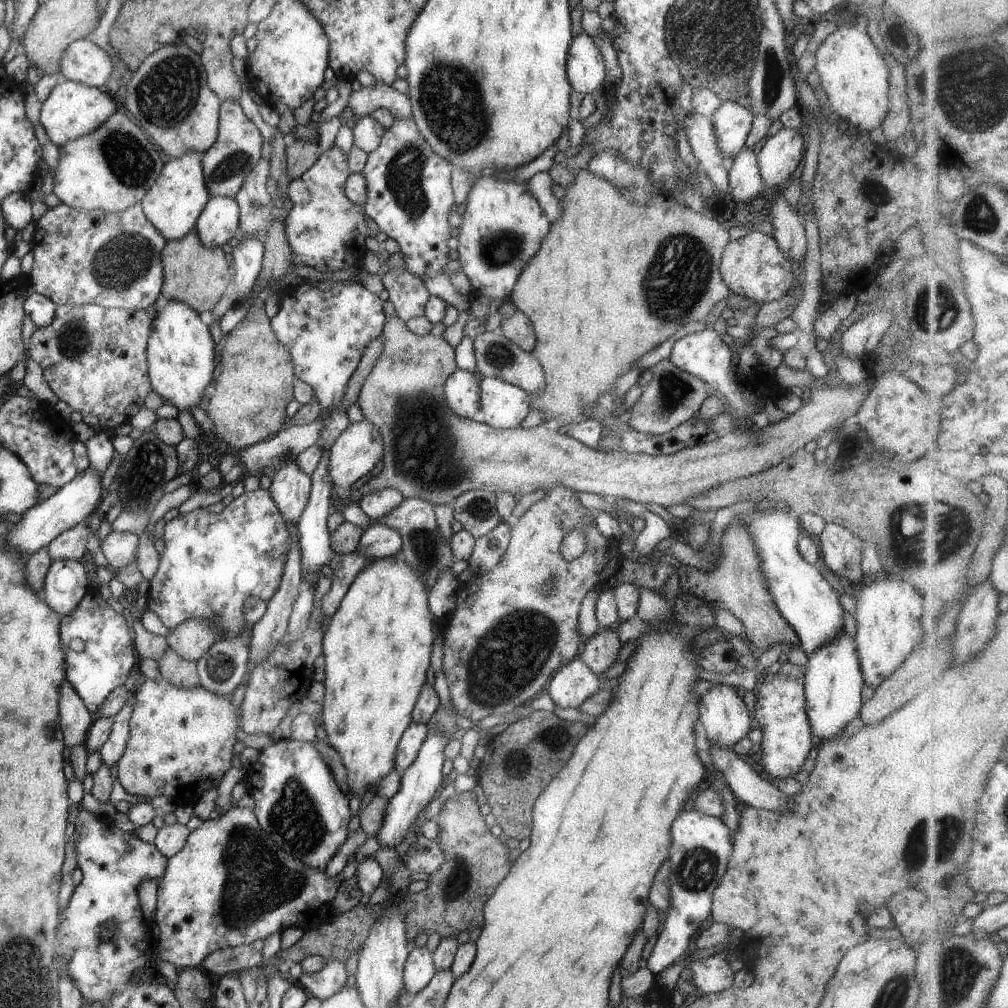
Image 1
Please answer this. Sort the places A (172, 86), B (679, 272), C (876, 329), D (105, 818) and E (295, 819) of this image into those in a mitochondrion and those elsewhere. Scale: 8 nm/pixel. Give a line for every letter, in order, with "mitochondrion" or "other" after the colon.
A: mitochondrion
B: mitochondrion
C: other
D: other
E: mitochondrion

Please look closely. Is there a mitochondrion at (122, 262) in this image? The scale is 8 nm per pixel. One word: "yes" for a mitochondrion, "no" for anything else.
yes

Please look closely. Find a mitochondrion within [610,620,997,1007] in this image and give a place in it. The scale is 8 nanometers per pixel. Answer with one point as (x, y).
(941, 839)

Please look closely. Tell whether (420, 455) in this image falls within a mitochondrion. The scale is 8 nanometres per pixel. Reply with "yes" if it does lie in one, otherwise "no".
yes

